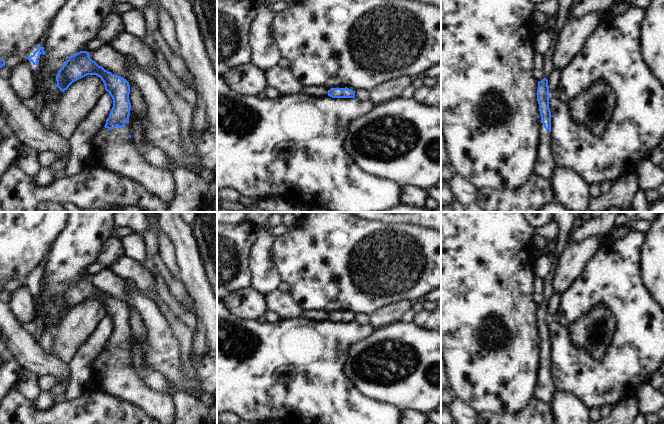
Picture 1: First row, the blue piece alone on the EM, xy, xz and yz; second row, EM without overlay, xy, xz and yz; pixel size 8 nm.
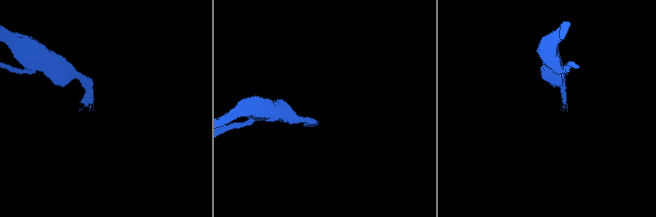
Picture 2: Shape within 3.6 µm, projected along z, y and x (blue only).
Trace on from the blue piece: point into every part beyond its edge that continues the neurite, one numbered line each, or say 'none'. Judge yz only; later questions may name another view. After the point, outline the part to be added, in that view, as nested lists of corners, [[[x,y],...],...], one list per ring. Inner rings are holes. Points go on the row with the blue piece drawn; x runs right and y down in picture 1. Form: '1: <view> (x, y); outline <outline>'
1: yz (545, 166); outline [[[541,124],[539,148],[537,151],[537,161],[535,163],[535,175],[541,176],[548,180],[553,181],[553,175],[557,165],[553,157],[552,140],[549,130],[544,128]]]

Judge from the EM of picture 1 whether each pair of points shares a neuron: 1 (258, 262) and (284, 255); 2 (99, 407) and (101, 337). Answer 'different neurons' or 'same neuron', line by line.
1: different neurons
2: different neurons

